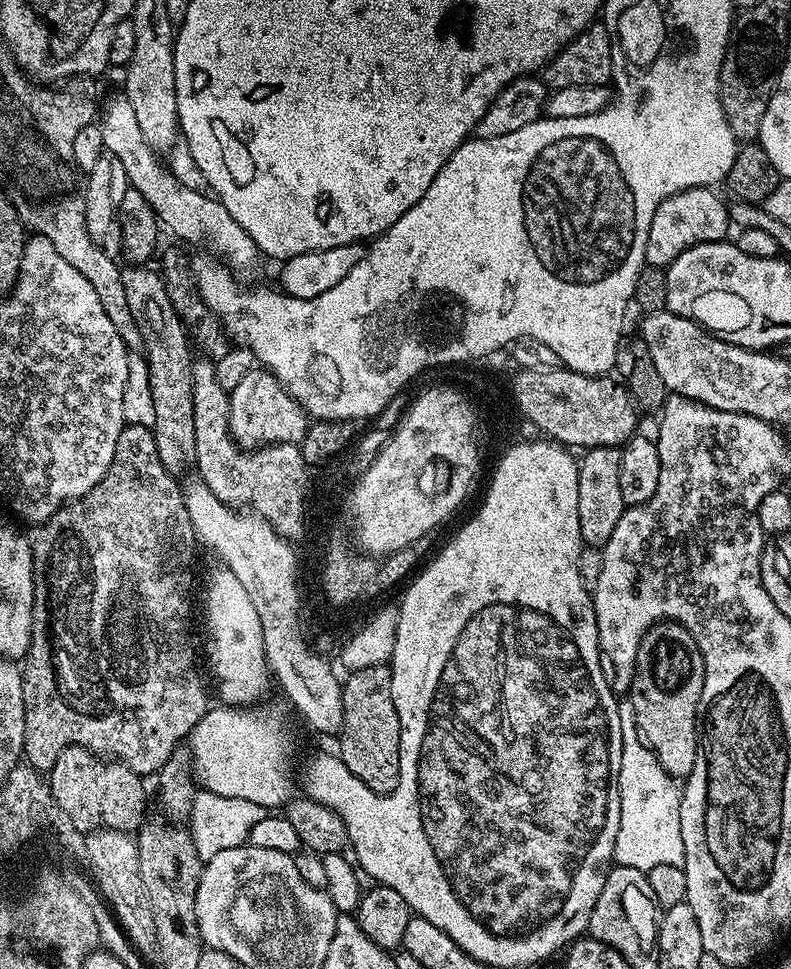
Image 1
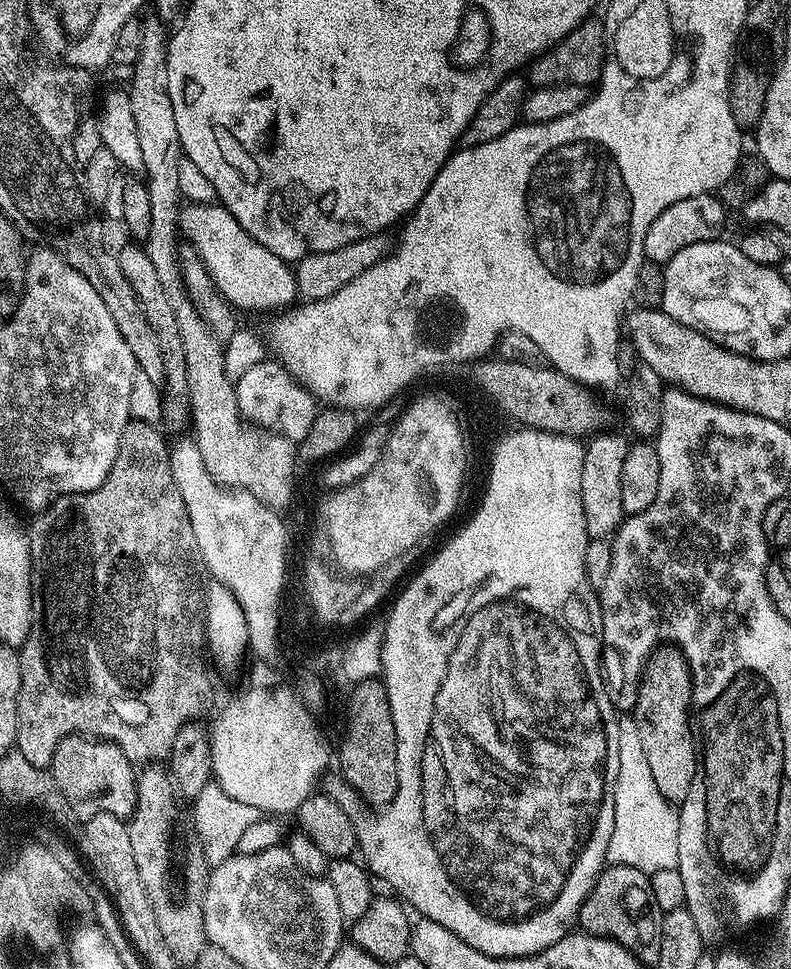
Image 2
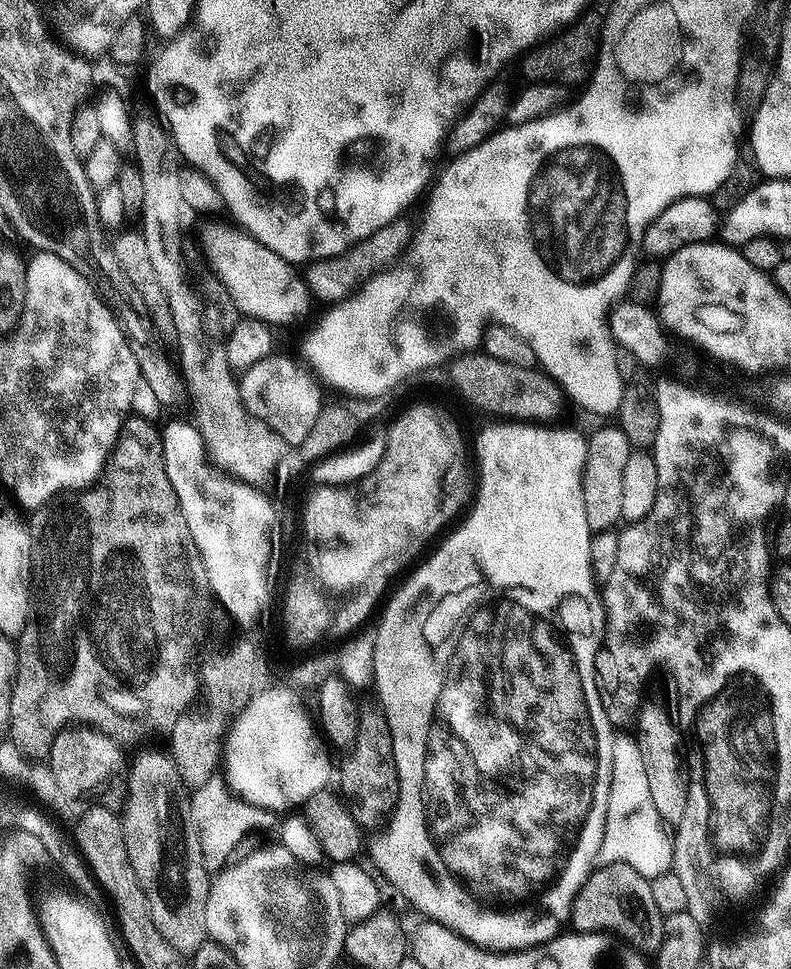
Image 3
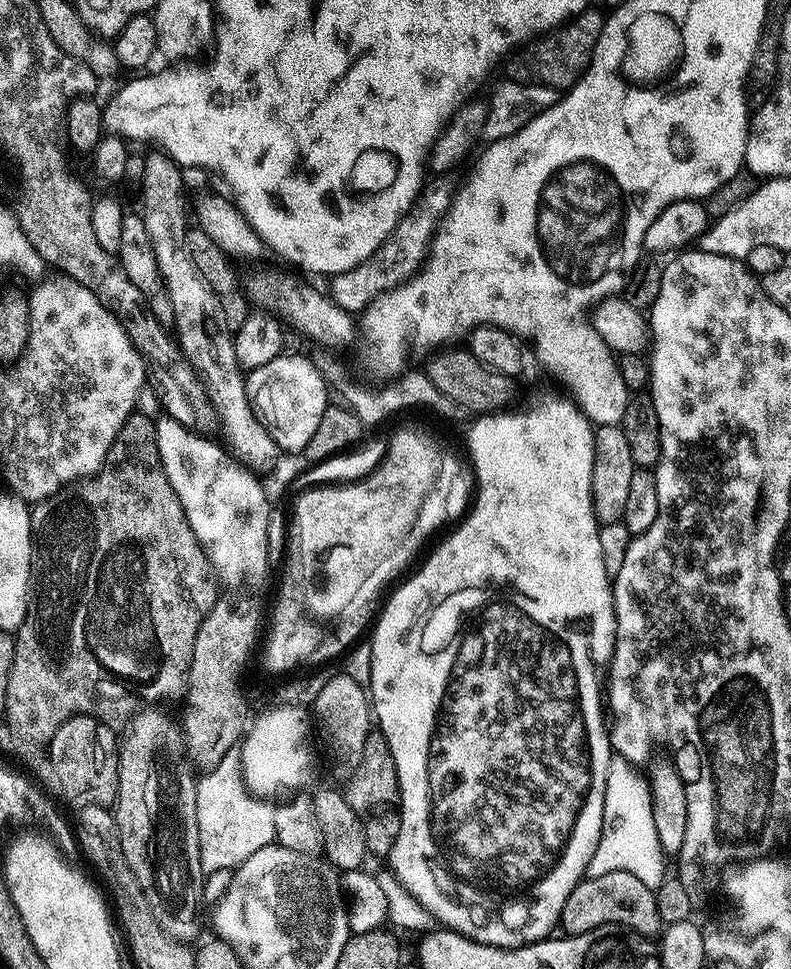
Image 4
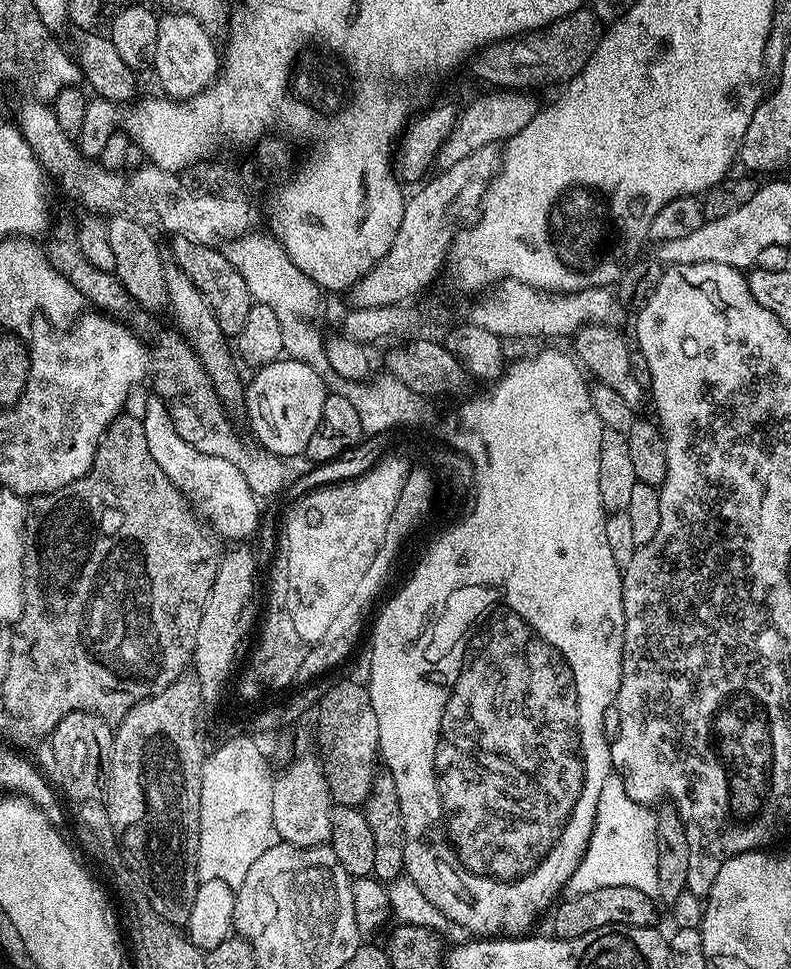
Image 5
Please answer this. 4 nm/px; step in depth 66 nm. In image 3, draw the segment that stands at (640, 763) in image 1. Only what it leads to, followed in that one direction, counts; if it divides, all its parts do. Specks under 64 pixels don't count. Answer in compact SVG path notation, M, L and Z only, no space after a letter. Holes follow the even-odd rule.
M621 735L614 746L610 802L599 863L601 865L625 864L638 870L638 874L649 878L666 874L673 871L673 843L673 837L663 818L660 817L658 806L650 796L650 782L644 769L640 745L633 737L631 740L630 737Z

